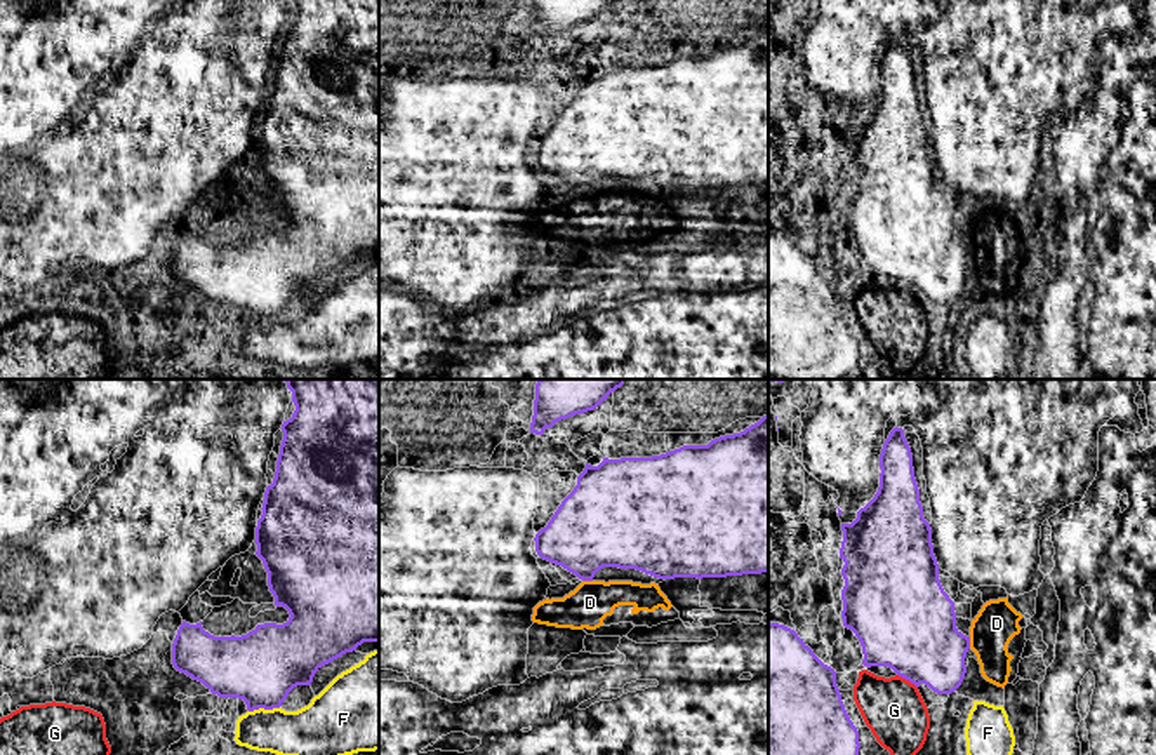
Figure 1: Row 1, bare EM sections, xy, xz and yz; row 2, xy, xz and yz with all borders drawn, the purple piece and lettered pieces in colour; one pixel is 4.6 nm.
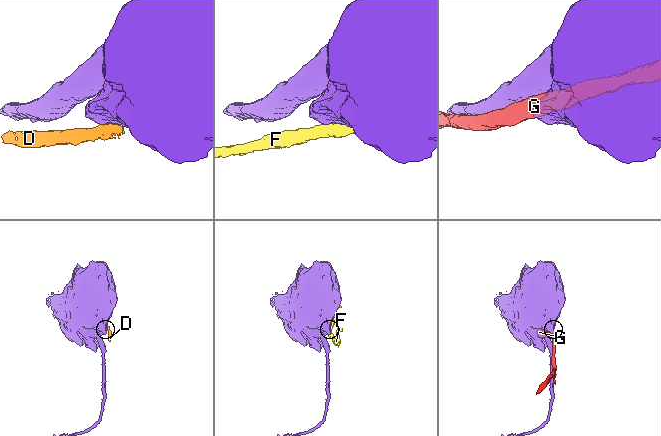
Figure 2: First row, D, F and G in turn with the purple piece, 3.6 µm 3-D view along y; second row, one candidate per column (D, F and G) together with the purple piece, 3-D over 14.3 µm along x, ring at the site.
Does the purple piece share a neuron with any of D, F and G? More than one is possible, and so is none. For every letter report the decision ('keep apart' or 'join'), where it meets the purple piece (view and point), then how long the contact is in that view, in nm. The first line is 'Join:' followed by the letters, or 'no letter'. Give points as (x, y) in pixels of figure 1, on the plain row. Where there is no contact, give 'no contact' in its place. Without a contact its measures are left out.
Join: no letter
D: keep apart | yz (969, 253) | 60 nm
F: keep apart | xy (263, 317) | 150 nm
G: keep apart | yz (908, 289) | 120 nm

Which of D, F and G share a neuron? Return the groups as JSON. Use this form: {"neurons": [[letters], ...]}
{"neurons": [["D"], ["F"], ["G"]]}

